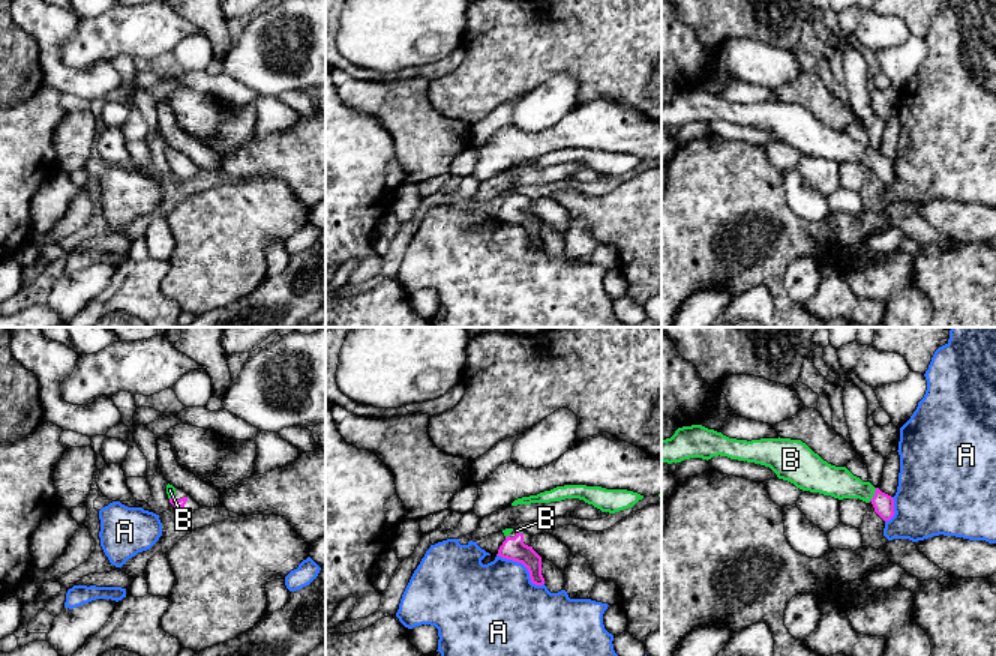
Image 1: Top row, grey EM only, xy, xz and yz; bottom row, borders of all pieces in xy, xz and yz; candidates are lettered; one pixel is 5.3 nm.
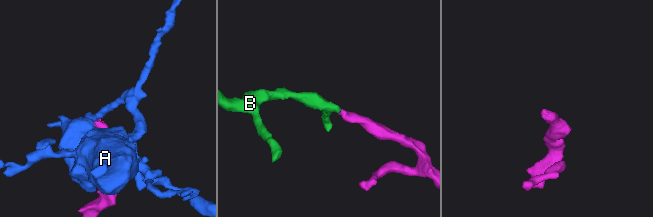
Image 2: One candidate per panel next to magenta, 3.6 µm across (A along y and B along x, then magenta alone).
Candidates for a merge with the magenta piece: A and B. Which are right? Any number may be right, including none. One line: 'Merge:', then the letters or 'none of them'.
Merge: B

